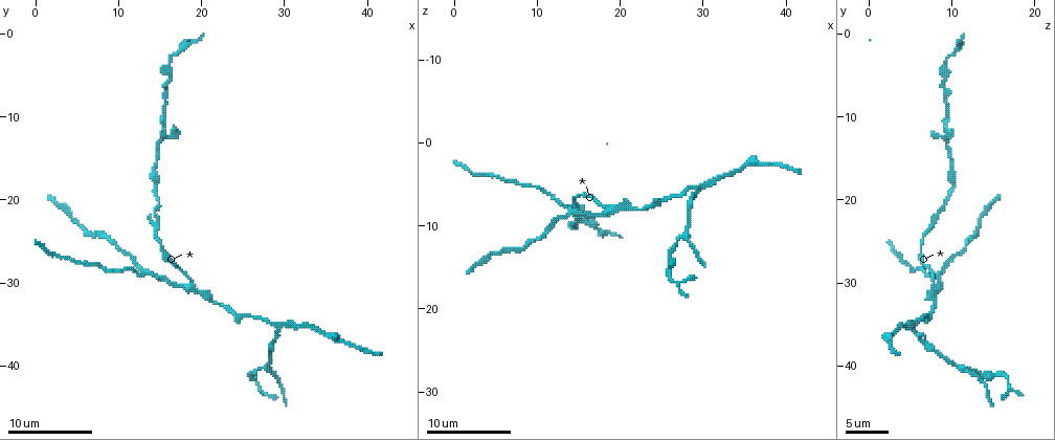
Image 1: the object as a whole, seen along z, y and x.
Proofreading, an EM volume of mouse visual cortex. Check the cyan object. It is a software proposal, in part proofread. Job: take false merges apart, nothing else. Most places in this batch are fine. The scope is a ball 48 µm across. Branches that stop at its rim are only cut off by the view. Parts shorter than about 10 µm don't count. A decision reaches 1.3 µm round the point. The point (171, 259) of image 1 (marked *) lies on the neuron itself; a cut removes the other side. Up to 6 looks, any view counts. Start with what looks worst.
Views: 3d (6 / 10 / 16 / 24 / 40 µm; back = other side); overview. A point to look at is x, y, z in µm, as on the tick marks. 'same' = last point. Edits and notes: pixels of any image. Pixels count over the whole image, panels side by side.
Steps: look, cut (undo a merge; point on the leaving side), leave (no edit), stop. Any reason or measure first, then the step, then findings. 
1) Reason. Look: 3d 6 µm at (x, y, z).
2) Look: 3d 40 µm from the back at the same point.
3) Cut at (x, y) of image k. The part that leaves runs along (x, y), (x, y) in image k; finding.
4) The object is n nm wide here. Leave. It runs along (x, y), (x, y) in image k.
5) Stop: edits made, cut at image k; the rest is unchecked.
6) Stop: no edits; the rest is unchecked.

Two arms in line, one across. Look: 3d 6 µm at (13.8, 29.0, 8.2).

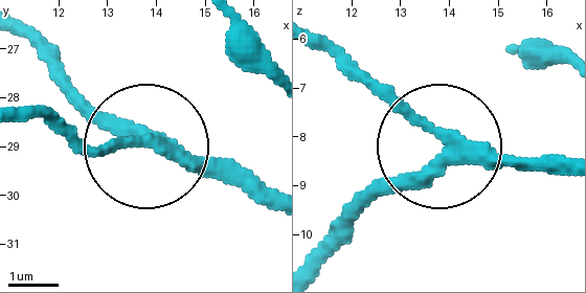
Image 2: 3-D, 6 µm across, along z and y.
Cut at (88, 152) of image 2. The part that leaves runs along (143, 142), (85, 142), (22, 117) in image 2; two neurons meet here.

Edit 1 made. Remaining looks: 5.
Three arms meet. Look: 3d 10 µm at (29.2, 35.8, 5.4).

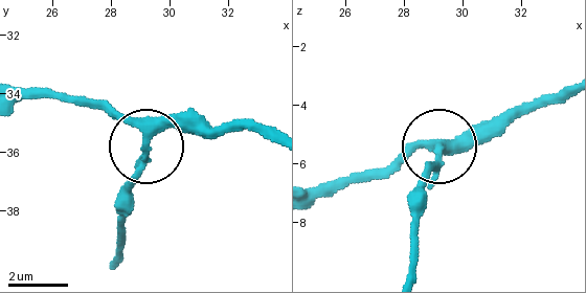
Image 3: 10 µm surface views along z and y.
The side arm is 15 µm long. Leave. It runs along (18, 87), (108, 105), (148, 142), (176, 125), (226, 125) in image 3; continuous, no second neuron.

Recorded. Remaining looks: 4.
Look: 3d 6 µm at (18.6, 30.6, 8.4).

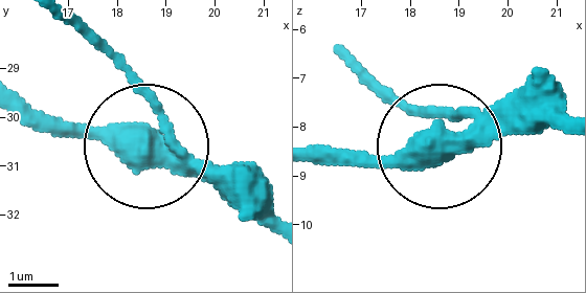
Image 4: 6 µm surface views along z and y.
Leave. It runs along (75, 27), (147, 102), (147, 148), (25, 122) in image 4; continuous, no second neuron.

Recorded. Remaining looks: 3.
Stop: edits made, cut at image 2; the rest is unchecked.

